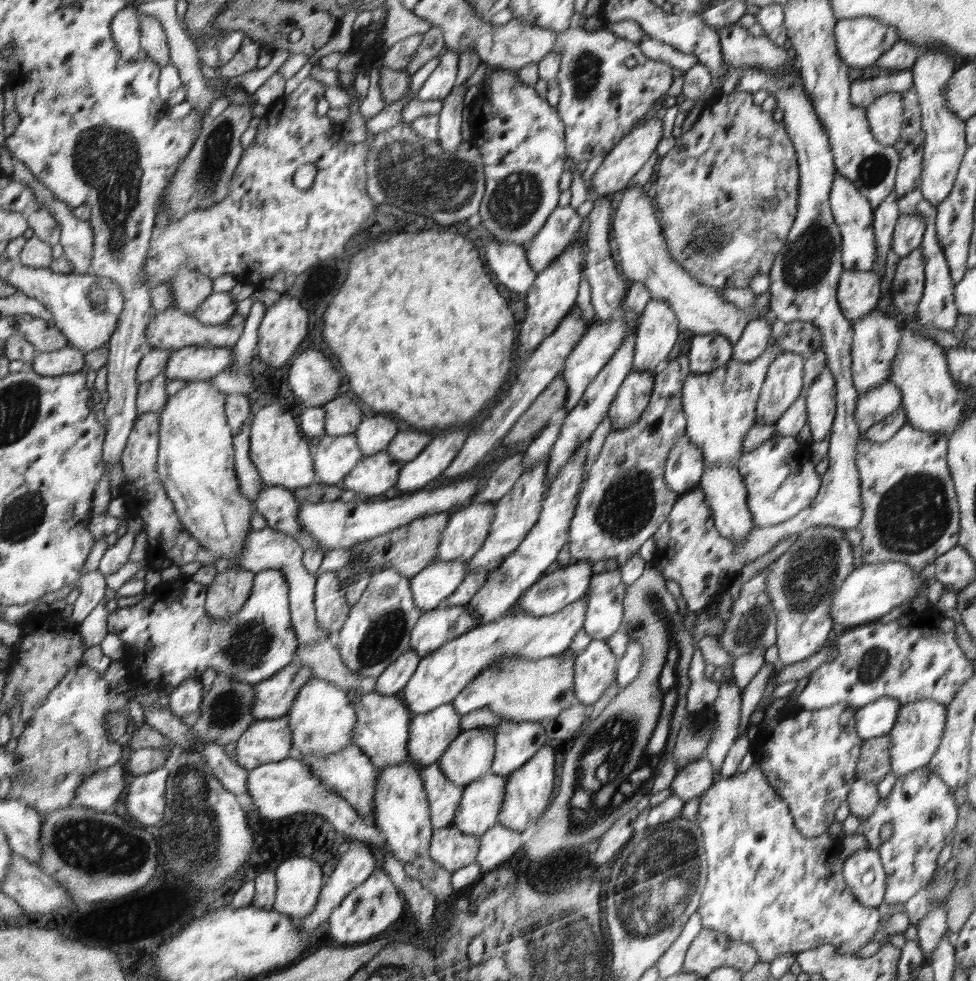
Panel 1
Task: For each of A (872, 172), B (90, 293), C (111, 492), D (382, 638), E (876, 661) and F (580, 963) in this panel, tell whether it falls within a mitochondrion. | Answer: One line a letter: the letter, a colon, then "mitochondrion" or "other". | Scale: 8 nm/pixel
A: mitochondrion
B: mitochondrion
C: other
D: mitochondrion
E: mitochondrion
F: mitochondrion

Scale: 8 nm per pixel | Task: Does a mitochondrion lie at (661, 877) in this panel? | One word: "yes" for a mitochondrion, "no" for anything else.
yes

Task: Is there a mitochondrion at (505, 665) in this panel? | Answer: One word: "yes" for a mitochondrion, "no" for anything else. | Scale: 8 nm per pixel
yes

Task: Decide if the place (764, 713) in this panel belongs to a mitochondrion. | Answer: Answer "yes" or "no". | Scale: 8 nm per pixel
no

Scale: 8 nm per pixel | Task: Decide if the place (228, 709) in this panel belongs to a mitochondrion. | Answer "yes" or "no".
yes

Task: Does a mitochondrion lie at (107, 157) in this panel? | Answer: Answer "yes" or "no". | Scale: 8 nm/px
yes

